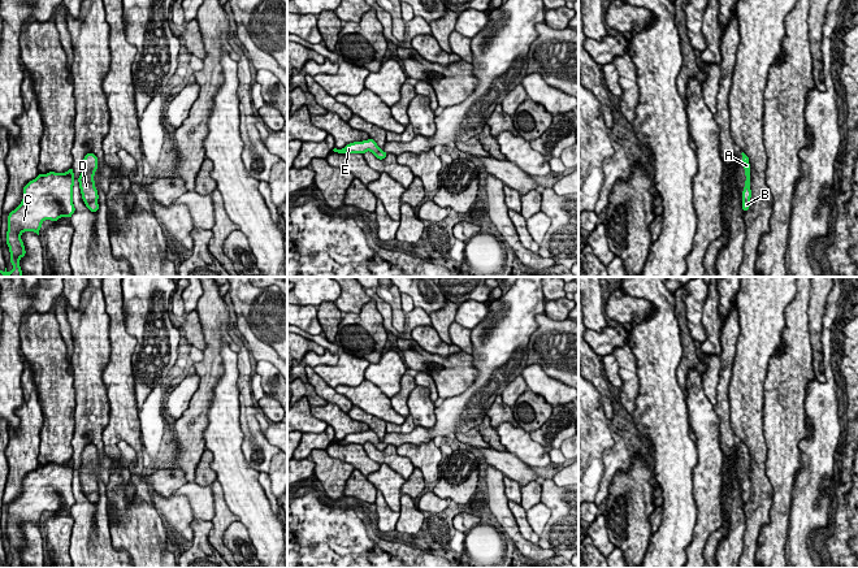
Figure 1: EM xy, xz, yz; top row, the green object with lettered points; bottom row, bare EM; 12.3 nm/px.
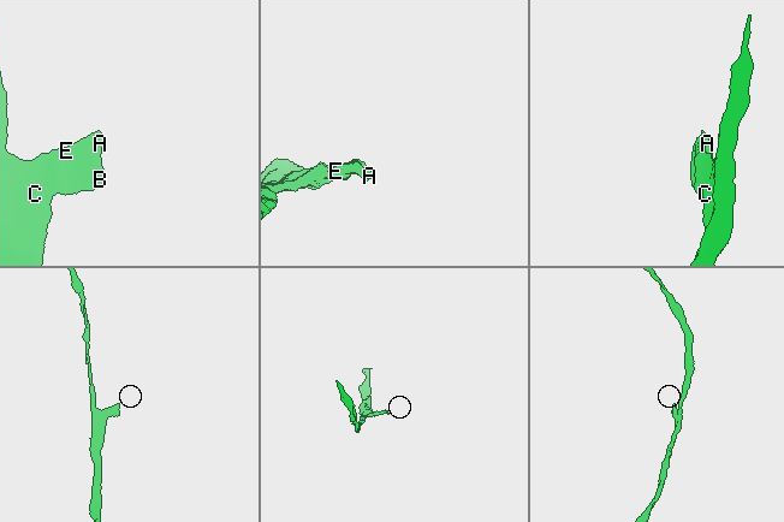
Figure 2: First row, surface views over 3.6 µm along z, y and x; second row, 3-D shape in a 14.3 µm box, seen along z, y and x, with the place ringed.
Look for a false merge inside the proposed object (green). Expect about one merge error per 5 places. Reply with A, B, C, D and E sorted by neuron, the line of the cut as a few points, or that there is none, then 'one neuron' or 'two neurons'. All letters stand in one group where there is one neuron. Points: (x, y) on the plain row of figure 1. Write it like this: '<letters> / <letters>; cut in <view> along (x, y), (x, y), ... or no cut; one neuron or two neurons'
A B C D E; no cut; one neuron

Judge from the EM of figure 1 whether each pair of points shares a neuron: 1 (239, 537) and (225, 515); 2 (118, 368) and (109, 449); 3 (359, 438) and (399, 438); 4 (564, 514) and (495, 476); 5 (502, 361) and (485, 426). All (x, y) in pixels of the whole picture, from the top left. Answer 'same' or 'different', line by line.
1: different
2: same
3: same
4: different
5: different

